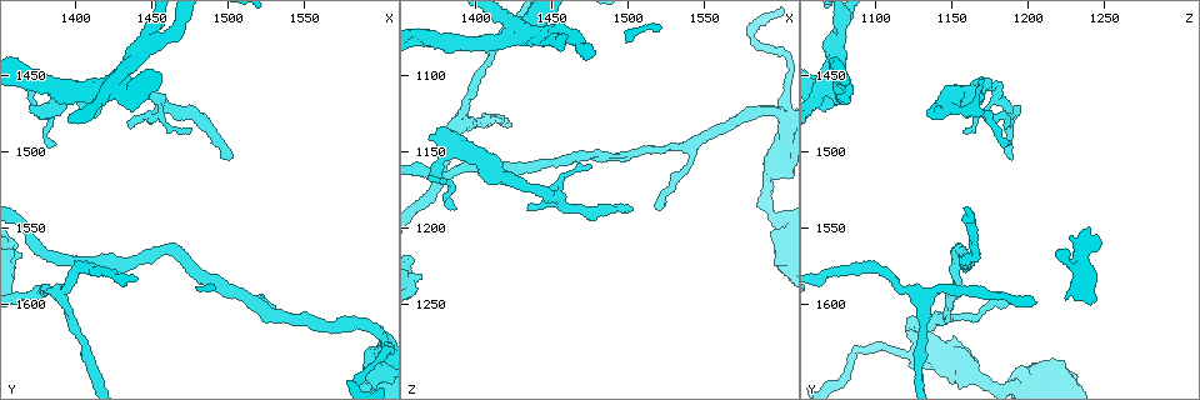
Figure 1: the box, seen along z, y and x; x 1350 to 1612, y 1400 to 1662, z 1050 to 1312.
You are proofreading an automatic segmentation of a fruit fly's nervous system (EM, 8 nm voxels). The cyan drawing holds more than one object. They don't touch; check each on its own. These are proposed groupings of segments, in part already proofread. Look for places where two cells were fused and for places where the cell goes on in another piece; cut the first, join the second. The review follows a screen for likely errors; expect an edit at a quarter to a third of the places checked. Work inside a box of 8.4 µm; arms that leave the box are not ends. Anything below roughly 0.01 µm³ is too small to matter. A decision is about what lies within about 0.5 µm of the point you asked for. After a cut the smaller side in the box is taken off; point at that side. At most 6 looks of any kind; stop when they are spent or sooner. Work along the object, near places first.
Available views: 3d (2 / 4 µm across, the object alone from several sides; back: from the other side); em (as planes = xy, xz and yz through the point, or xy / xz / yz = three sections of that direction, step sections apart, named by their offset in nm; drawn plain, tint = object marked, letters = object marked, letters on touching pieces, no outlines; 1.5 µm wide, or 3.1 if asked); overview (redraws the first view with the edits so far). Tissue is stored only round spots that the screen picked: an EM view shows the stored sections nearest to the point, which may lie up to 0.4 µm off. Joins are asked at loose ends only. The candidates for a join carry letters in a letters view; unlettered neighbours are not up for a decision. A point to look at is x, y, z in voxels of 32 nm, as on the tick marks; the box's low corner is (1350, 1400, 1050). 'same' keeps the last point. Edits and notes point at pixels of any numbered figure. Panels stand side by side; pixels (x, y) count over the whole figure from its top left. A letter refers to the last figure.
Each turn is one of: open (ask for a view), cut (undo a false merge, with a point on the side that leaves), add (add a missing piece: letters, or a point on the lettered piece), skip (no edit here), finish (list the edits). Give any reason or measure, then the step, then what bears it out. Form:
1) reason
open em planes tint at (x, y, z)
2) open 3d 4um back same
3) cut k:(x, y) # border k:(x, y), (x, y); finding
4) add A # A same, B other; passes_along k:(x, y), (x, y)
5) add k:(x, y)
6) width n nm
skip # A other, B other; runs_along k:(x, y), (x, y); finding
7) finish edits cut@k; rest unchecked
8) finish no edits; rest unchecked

two arms at a narrow angle
open 3d 4um back at (1456, 1424, 1072)

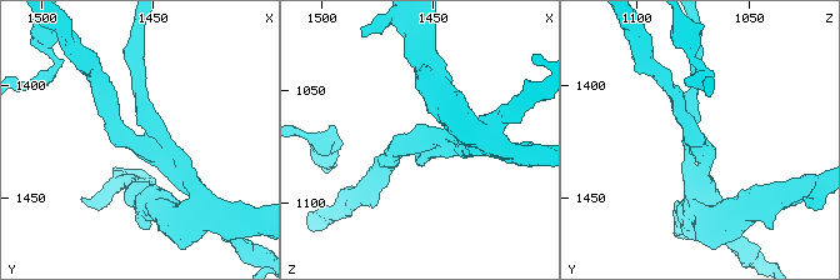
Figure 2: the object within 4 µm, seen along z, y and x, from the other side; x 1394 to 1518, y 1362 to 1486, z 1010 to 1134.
arms 3; arm_widths 220, 220, 280 nm; need the tissue
open em planes letters at (1455, 1427, 1074)

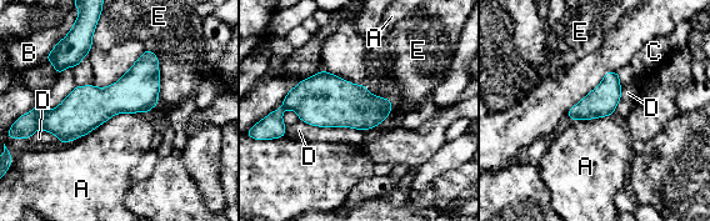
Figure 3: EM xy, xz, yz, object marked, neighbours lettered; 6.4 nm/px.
longest_contact A 420 nm
cut 3:(76, 115) # A other, B other, C other, D other, E other; part_leaving 3:(156, 85), (40, 126); two cells meet here

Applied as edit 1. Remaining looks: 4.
see it whole again
open overview

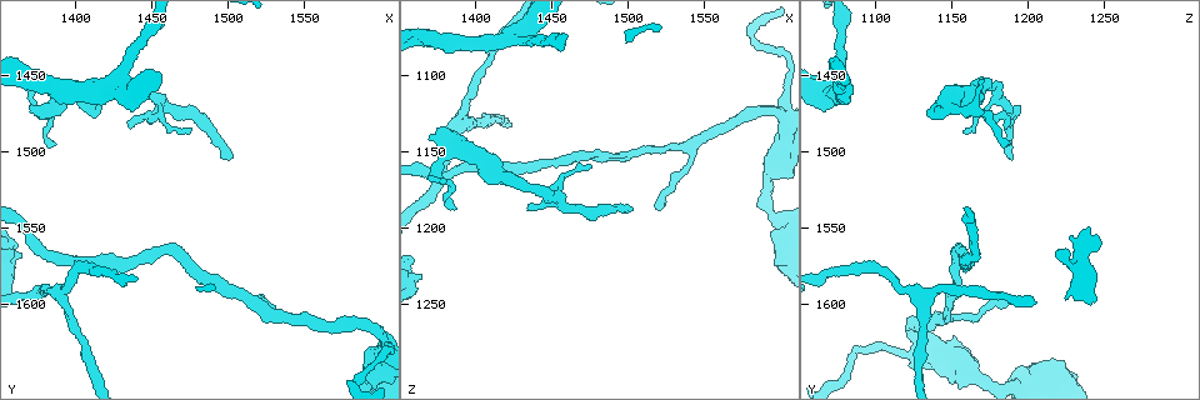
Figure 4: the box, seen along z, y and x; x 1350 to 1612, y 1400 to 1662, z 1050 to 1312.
open 3d 2um at (1370, 1472, 1142)

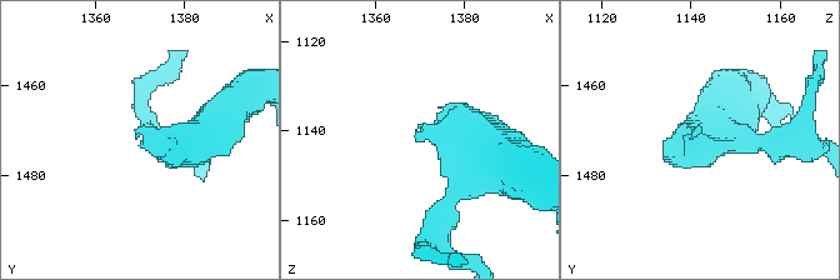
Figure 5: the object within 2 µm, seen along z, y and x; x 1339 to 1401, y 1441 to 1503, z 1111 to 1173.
arm_widths 160, 280 nm; need the tissue
open em yz step 4 letters at (1368, 1471, 1140)

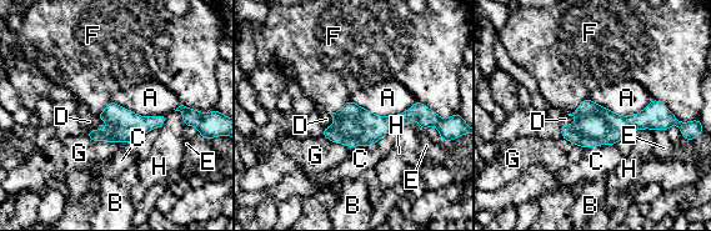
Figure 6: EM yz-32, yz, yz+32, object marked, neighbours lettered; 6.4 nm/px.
add D # A other, B other, C other, D same, E other, F other, G other, H other; passes_along 6:(124, 125), (96, 129), (89, 121); it goes on there

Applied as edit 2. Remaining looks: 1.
finish edits cut@3, add@6; rest unchecked

